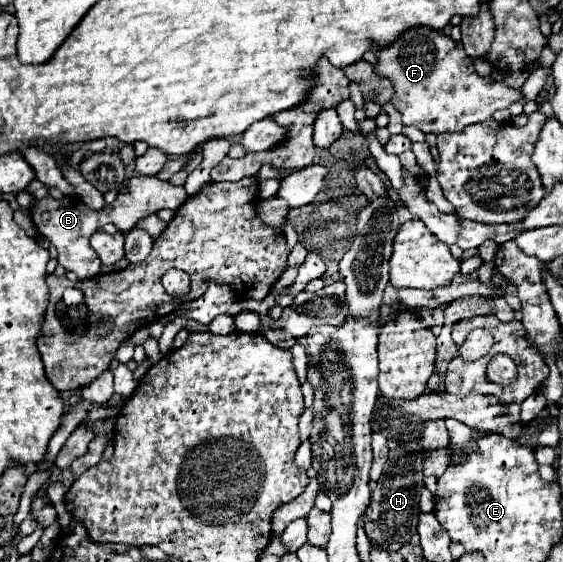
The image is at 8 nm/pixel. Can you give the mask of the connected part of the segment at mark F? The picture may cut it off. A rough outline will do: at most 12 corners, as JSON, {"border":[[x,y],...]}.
{"border":[[429,27],[375,51],[403,125],[455,133],[523,99]]}

